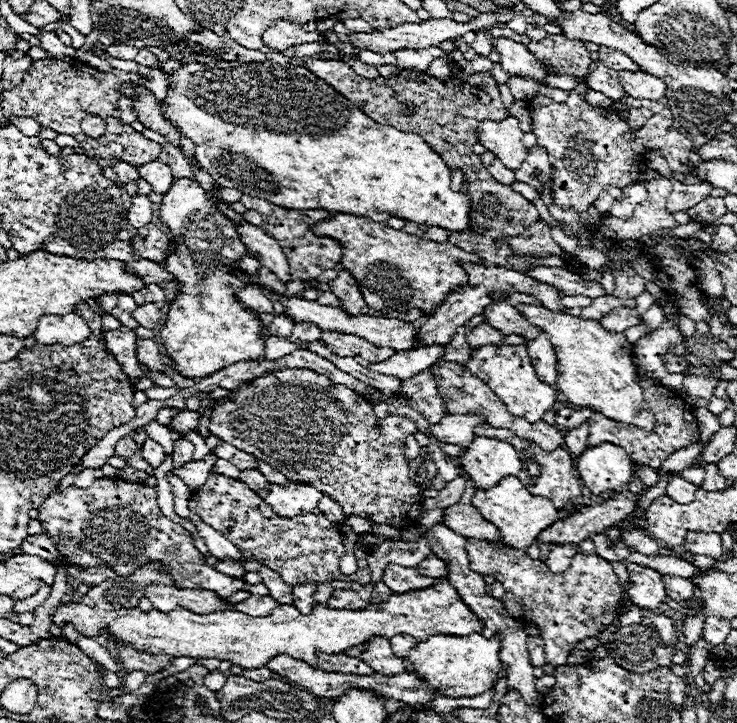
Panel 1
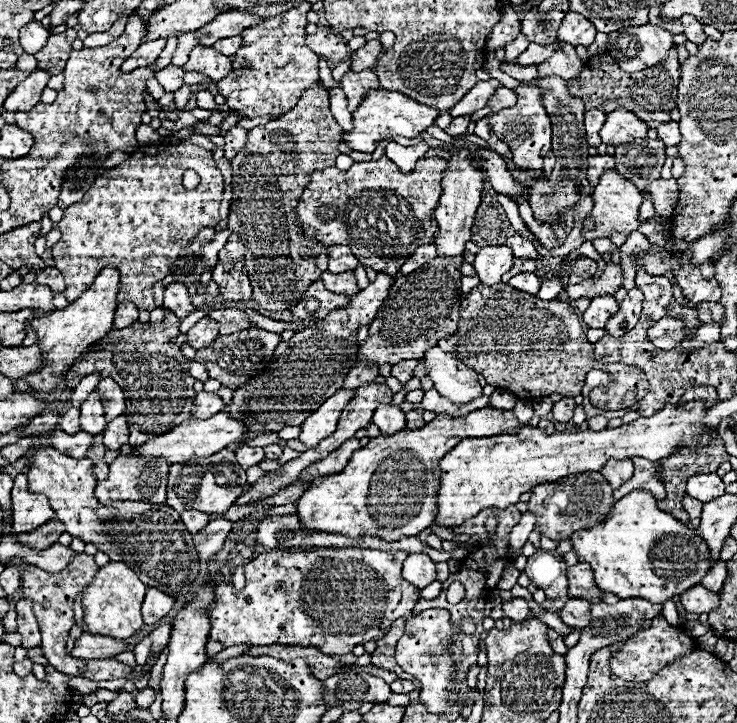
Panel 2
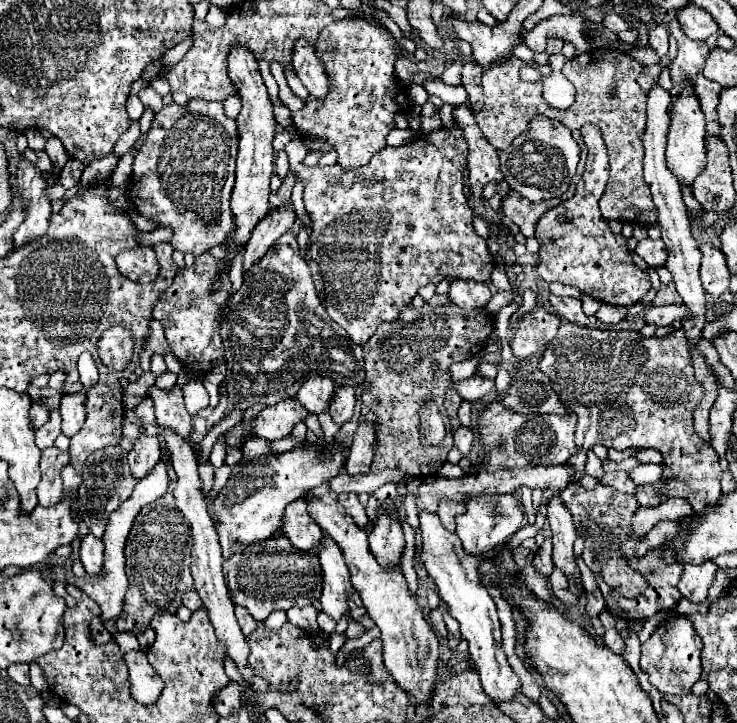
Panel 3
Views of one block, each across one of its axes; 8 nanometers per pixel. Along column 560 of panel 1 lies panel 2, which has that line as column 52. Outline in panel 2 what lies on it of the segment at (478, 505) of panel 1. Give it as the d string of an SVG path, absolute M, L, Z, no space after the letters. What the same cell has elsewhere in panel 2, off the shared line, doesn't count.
M18 474L14 478L12 512L14 512L14 524L12 524L14 534L32 532L56 516L44 494L28 490L26 474Z

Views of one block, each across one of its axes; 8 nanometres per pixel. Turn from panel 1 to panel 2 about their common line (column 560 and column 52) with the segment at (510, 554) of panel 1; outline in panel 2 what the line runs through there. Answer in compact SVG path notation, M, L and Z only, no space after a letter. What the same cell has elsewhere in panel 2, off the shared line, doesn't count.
M76 554L62 572L46 572L36 566L26 566L26 570L22 572L22 592L34 602L34 614L42 632L42 652L48 658L48 664L56 666L56 670L64 674L78 676L84 672L82 660L66 654L66 638L70 634L70 628L74 626L74 600L84 590L84 586L92 582L96 570L98 566L94 562L94 556Z

